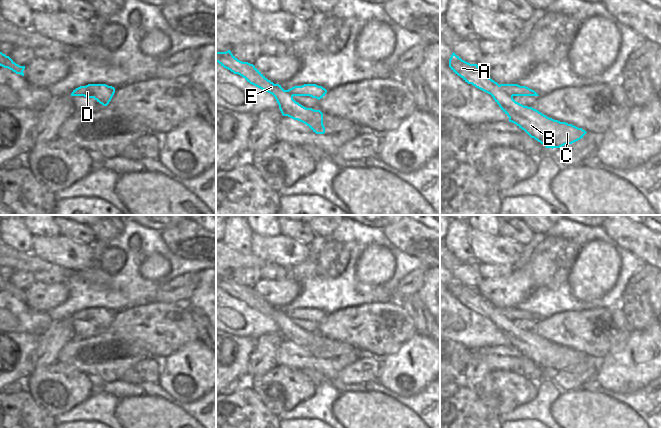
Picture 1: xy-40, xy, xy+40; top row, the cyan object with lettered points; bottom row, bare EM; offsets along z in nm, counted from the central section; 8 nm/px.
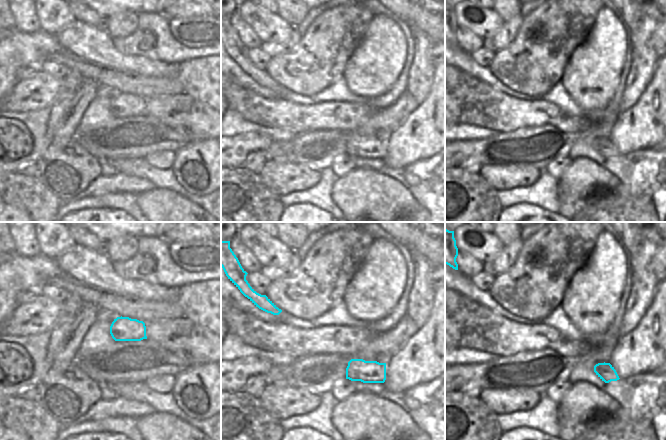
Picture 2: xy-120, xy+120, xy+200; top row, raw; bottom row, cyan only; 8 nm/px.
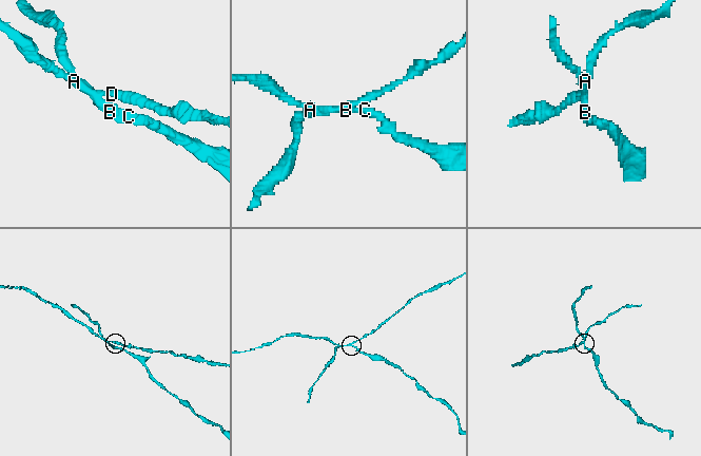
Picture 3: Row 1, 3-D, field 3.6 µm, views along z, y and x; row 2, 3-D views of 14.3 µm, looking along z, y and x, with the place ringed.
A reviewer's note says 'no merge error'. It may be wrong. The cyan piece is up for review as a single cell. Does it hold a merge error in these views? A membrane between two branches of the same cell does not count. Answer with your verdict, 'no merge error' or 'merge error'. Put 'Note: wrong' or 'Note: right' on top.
Note: wrong
merge error

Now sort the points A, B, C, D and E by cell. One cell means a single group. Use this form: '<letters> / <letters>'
A B C E / D

